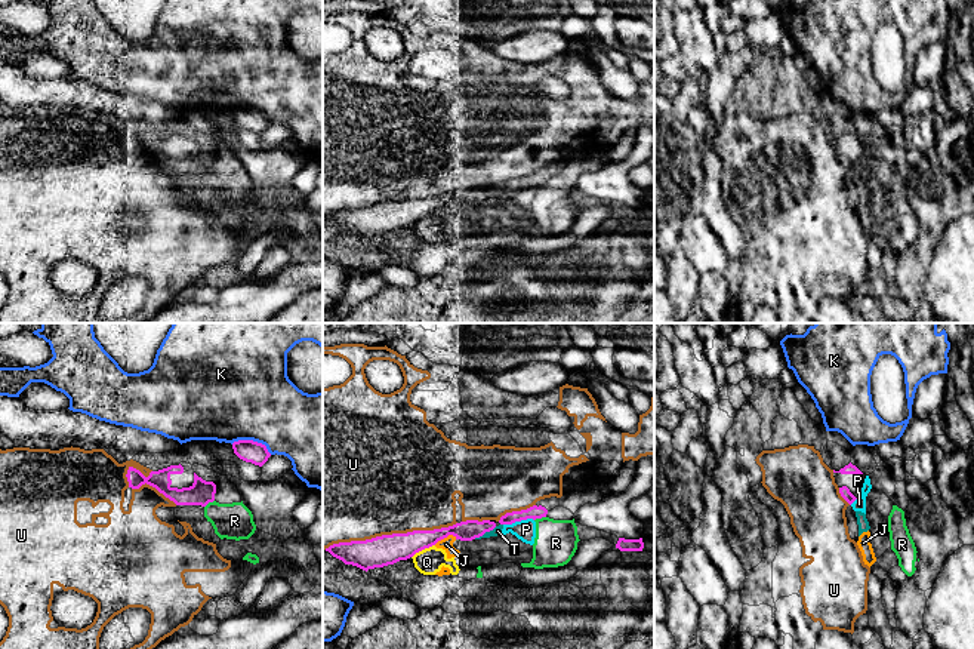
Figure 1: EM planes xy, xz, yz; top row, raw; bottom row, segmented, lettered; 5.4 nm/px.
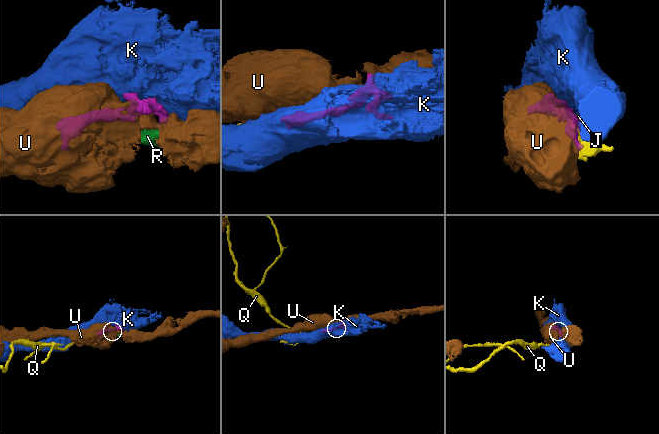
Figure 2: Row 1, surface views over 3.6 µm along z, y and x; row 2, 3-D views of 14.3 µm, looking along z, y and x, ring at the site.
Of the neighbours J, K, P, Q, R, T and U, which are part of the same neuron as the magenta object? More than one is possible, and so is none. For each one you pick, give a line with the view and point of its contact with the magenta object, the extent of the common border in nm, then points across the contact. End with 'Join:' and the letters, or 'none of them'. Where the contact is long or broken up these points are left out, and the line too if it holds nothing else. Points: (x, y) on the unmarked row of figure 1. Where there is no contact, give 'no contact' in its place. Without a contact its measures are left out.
Join: none of them

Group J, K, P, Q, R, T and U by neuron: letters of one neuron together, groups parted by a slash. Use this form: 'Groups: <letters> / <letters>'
Groups: J P Q R T / K / U

